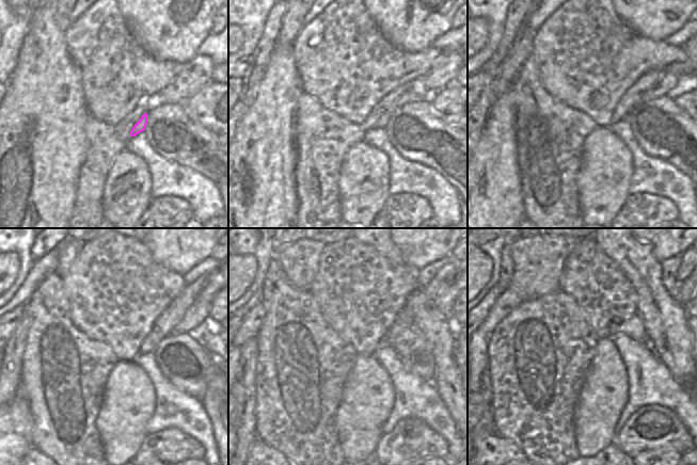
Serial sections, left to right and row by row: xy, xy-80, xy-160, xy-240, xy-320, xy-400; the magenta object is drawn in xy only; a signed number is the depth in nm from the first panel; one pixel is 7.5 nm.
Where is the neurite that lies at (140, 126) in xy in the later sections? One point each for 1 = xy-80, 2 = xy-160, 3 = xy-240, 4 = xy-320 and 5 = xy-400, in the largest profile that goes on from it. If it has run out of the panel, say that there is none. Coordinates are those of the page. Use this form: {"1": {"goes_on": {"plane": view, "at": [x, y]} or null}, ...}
{"1": {"goes_on": {"plane": "xy-80", "at": [416, 93]}}, "2": {"goes_on": {"plane": "xy-160", "at": [667, 80]}}, "3": {"goes_on": {"plane": "xy-240", "at": [196, 314]}}, "4": {"goes_on": {"plane": "xy-320", "at": [443, 303]}}, "5": {"goes_on": {"plane": "xy-400", "at": [684, 293]}}}

